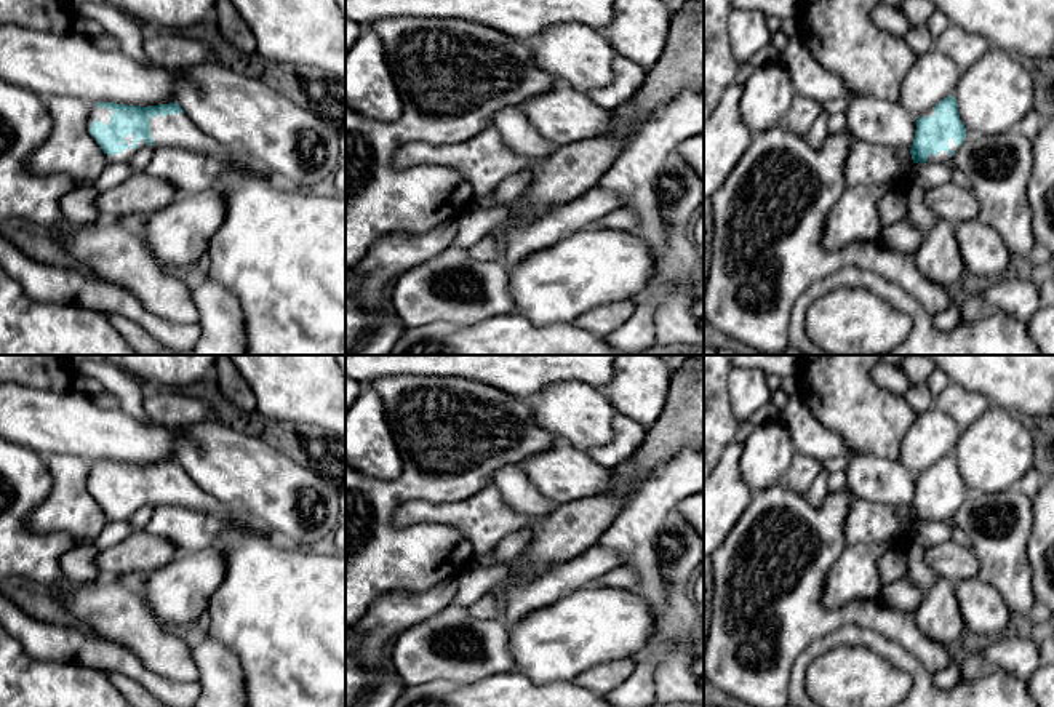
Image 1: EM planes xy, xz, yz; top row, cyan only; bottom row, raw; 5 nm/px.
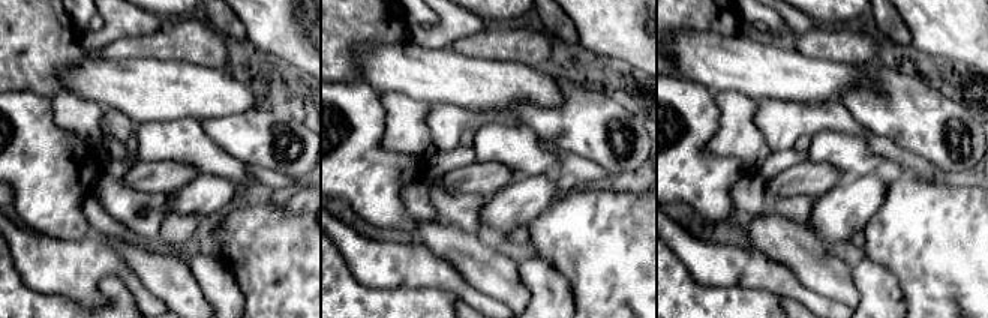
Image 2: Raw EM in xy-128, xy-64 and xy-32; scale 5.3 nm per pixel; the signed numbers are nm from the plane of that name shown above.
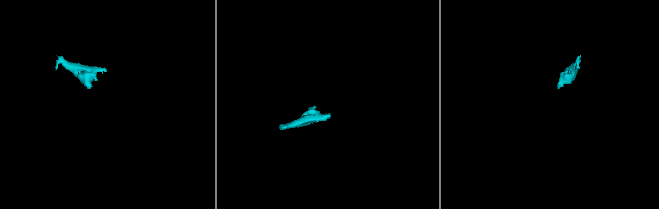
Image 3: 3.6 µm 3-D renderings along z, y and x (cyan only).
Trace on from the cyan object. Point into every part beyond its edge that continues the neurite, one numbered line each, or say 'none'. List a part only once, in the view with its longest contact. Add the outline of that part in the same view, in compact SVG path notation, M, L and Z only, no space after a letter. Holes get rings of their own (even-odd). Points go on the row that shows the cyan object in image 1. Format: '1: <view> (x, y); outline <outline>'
1: xy (127, 154); outline M141 138L136 149L125 149L122 154L115 155L104 154L104 157L107 163L130 162L142 147L146 147L146 141Z

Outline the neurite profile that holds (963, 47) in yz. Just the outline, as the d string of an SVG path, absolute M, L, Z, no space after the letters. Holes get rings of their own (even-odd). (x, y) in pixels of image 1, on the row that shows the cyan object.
M948 24L934 43L934 48L953 59L961 72L968 70L990 46L985 37L956 24Z

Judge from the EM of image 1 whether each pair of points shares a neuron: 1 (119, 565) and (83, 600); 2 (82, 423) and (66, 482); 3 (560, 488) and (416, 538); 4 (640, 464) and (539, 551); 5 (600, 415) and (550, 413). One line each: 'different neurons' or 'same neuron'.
1: different neurons
2: different neurons
3: different neurons
4: same neuron
5: same neuron

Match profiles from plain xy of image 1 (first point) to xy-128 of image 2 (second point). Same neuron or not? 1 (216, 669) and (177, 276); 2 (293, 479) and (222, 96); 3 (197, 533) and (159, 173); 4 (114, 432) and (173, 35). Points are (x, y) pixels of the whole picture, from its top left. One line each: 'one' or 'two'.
1: two
2: two
3: two
4: two

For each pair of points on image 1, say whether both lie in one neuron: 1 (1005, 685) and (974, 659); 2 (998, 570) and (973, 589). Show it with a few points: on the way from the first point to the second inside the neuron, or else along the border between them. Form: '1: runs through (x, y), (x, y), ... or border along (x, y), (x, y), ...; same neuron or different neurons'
1: border along (1026, 680), (1002, 671), (992, 671), (960, 682); different neurons
2: border along (978, 576), (1000, 594), (1008, 610); different neurons

